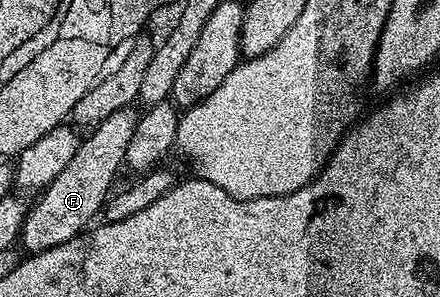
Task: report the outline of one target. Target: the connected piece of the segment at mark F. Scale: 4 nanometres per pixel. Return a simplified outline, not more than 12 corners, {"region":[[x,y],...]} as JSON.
{"region":[[129,105],[80,141],[30,203],[28,255],[100,217],[140,111]]}

